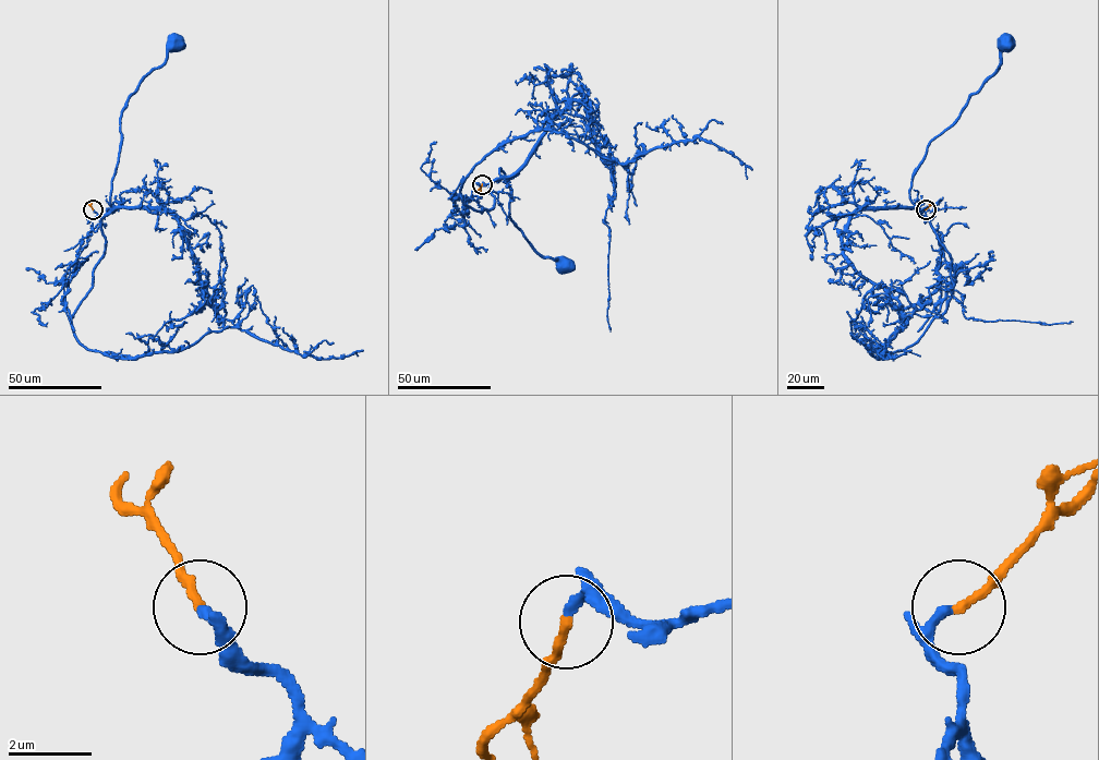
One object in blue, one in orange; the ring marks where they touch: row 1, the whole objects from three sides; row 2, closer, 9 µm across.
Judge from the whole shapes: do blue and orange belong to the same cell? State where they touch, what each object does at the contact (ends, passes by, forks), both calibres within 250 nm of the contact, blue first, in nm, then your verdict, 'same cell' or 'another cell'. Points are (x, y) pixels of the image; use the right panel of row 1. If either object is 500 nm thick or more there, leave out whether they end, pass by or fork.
(926, 209) | blue ends | orange ends | 220/240 nm | same cell

